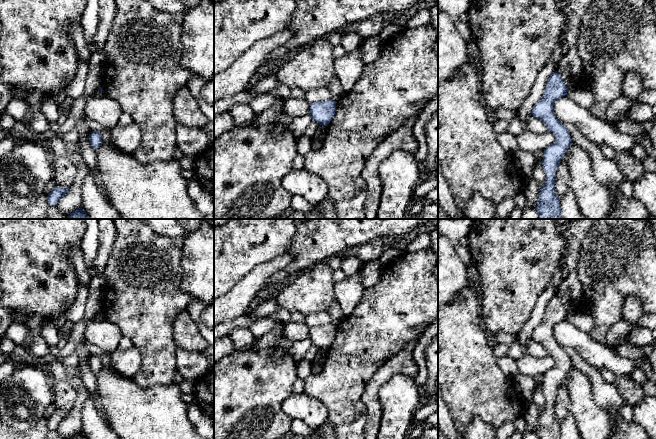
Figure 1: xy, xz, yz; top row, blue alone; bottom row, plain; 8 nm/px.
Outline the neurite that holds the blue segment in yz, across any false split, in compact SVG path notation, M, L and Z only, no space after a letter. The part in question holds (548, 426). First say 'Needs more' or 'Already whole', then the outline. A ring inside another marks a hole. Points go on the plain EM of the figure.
Already whole. M557 295L546 305L542 322L531 335L531 339L541 344L547 355L555 359L555 365L543 376L541 385L546 397L546 405L541 410L538 428L535 433L538 439L562 439L560 424L555 414L556 395L566 374L573 368L567 352L555 341L553 330L556 324L567 319L568 311Z

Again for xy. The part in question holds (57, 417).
Already whole. M55 410L48 419L48 428L57 428L58 425L69 415L69 413L70 412L66 413L64 411Z

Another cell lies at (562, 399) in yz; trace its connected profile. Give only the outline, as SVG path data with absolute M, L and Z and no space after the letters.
M561 384L556 395L556 405L555 405L555 414L559 424L561 424L564 418L569 413L569 396Z

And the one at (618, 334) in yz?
M645 313L634 325L621 320L615 324L607 334L607 345L615 348L628 340L629 333L636 326L646 326L650 329L656 328L656 313Z

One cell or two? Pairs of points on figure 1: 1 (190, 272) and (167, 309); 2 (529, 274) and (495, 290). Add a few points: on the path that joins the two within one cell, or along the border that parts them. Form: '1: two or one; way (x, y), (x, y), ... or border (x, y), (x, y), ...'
1: two; border (180, 263), (182, 271), (180, 288), (193, 297)
2: one; way (521, 274), (515, 274), (503, 286)

